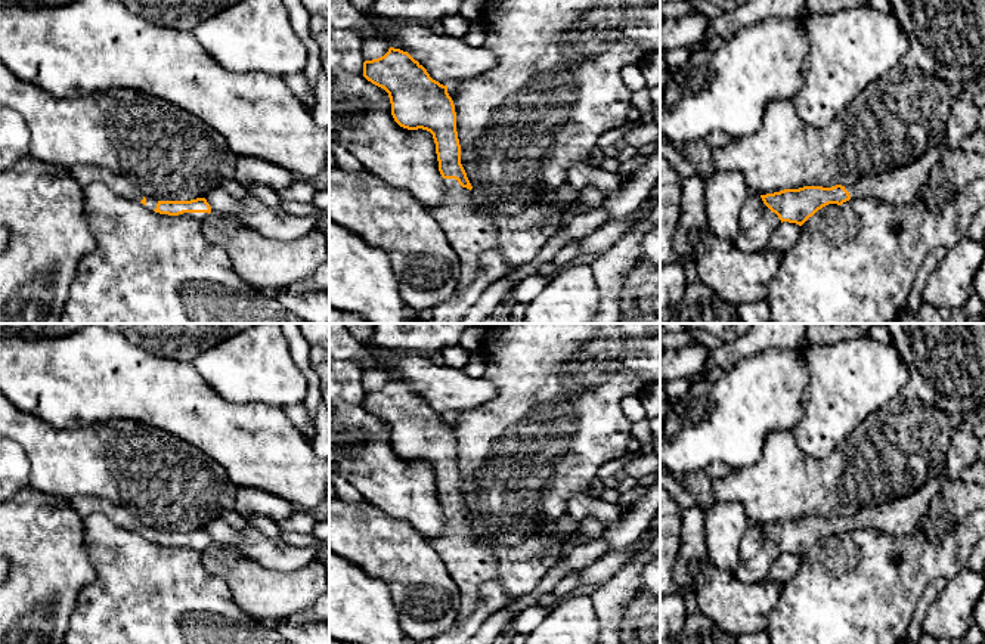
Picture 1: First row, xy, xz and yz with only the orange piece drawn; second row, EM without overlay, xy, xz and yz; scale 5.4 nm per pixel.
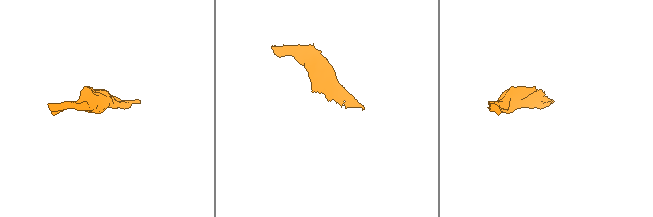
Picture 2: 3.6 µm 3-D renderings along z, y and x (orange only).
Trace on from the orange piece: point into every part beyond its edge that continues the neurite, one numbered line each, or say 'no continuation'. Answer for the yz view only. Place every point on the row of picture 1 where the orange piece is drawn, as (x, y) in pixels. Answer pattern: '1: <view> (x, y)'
1: yz (900, 186)

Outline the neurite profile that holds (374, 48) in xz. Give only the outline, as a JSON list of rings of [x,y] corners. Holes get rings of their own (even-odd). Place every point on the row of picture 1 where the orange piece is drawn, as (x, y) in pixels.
[[[371,37],[362,43],[362,58],[372,61],[384,56],[390,49],[390,43],[384,37]]]

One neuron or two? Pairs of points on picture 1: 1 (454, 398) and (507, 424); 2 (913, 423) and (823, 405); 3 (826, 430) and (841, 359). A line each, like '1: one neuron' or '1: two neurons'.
1: two neurons
2: two neurons
3: one neuron

